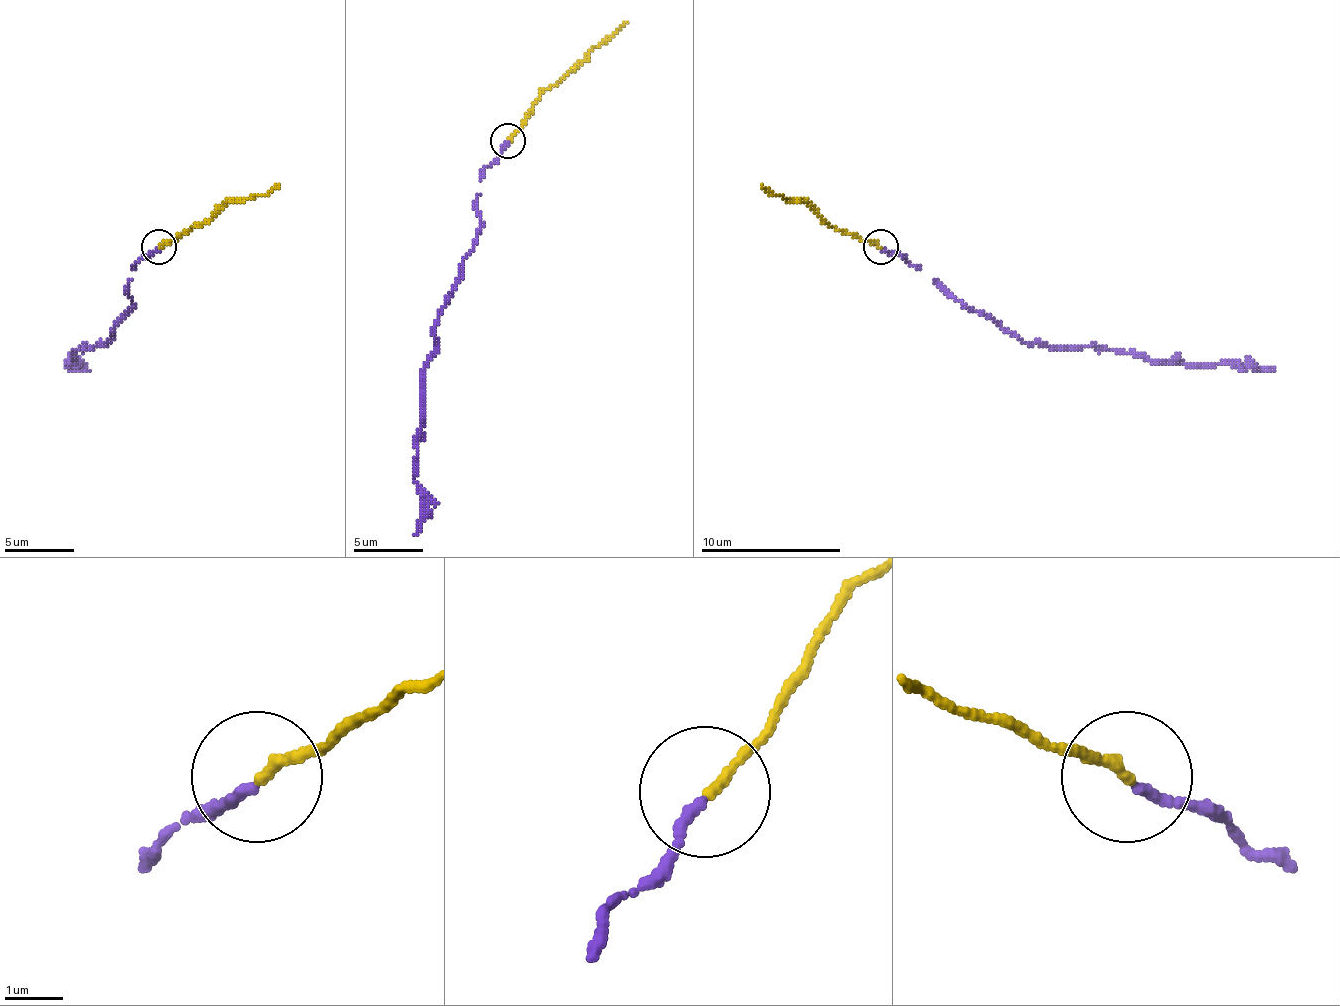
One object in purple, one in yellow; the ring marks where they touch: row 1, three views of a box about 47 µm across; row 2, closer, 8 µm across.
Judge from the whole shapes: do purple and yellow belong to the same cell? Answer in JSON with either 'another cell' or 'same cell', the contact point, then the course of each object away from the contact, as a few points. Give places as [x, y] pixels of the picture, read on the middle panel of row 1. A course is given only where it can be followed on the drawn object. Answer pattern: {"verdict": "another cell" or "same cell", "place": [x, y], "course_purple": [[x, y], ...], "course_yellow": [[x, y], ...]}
{"verdict": "same cell", "place": [507, 141], "course_purple": [[508, 142], [480, 180], [480, 233], [434, 327], [434, 356], [424, 370], [413, 482], [420, 513], [413, 534]], "course_yellow": [[508, 142], [547, 89], [627, 22]]}

